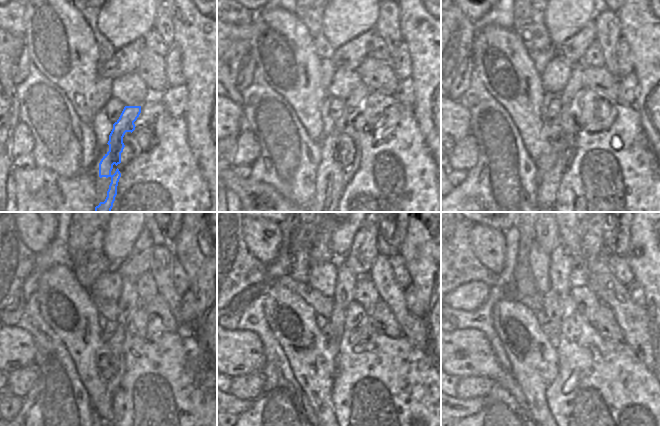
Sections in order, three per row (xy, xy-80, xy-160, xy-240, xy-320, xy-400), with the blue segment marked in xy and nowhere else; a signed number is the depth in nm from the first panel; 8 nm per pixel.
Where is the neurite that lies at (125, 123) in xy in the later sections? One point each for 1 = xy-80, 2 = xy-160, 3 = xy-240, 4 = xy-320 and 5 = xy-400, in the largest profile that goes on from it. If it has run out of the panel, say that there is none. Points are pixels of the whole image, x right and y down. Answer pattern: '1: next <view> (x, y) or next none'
1: next xy-80 (353, 105)
2: next xy-160 (576, 81)
3: next xy-240 (129, 299)
4: next xy-320 (344, 295)
5: next xy-400 (561, 273)

